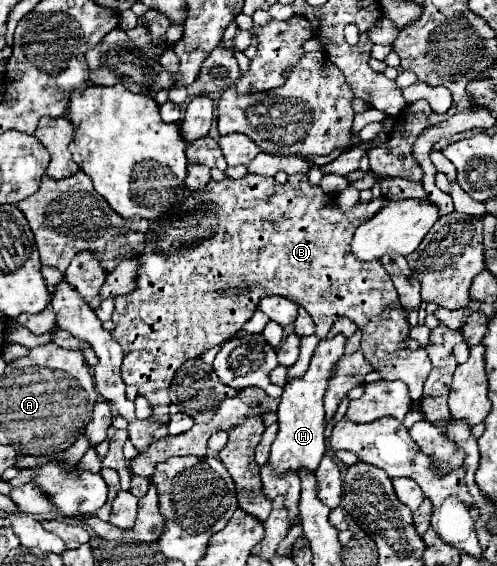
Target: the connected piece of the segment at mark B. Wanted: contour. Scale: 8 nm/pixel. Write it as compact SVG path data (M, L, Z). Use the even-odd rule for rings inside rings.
M296 173L296 175L290 175L286 183L276 183L272 177L260 177L260 175L244 175L242 179L234 181L234 179L224 179L224 181L214 181L210 179L208 185L202 189L202 191L192 191L180 205L176 205L176 209L168 209L168 213L156 217L154 221L150 221L150 229L146 233L146 251L138 257L138 271L136 271L136 289L132 295L124 295L124 297L116 297L114 299L114 315L112 315L112 321L116 325L112 337L120 343L122 351L124 351L124 363L122 363L122 379L128 383L128 385L136 385L138 387L138 395L146 397L150 407L152 407L152 415L150 419L156 421L156 423L168 423L170 421L170 415L166 409L158 409L158 407L164 407L164 405L170 405L170 397L168 397L168 389L170 389L170 383L172 383L172 377L176 373L176 369L188 361L188 359L194 359L194 357L200 357L204 351L212 349L214 345L220 345L224 343L226 339L230 339L236 331L242 329L242 325L254 315L254 311L258 309L258 303L268 297L268 295L280 295L280 297L286 297L294 303L298 303L300 307L304 307L314 323L316 323L316 335L322 339L328 335L330 327L336 323L338 317L348 317L352 319L358 329L362 331L362 353L366 357L366 361L372 365L374 371L384 371L384 379L386 381L404 381L408 385L408 393L410 393L410 399L412 401L420 401L422 397L422 387L424 387L424 381L428 379L430 375L430 369L432 369L432 363L430 363L430 357L426 355L426 351L422 348L417 350L406 349L404 347L404 341L410 337L410 325L408 325L408 319L404 315L404 309L398 301L398 293L388 277L388 273L384 273L384 267L380 265L380 261L360 261L352 255L350 251L350 243L352 243L352 235L356 231L356 227L362 223L362 221L368 221L368 217L374 217L380 209L384 209L384 197L378 197L378 199L372 199L368 203L356 203L348 213L340 211L338 209L338 203L336 203L336 195L332 193L324 193L318 185L310 185L308 181L308 175L306 173ZM190 235L206 235L206 239L198 239L198 241L190 241L192 237ZM178 239L184 239L184 241L190 241L190 245L178 245Z

